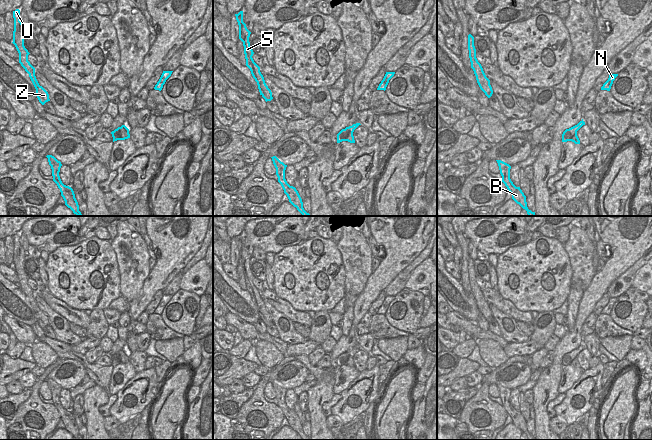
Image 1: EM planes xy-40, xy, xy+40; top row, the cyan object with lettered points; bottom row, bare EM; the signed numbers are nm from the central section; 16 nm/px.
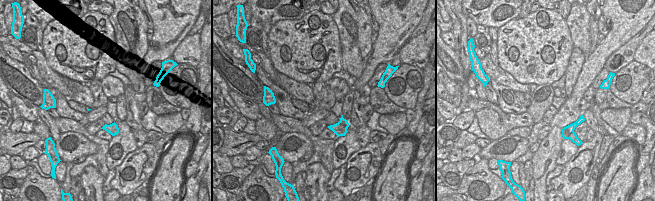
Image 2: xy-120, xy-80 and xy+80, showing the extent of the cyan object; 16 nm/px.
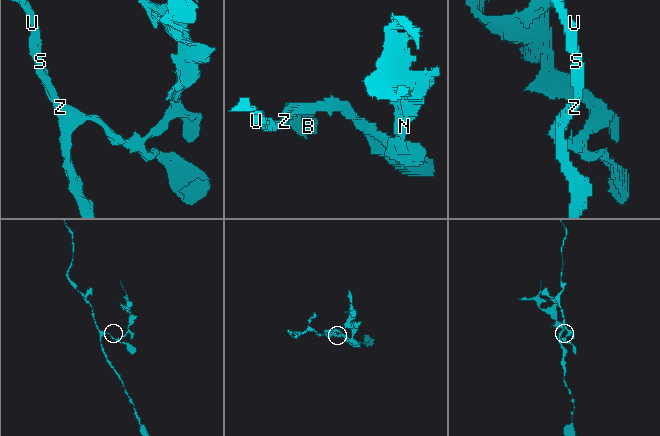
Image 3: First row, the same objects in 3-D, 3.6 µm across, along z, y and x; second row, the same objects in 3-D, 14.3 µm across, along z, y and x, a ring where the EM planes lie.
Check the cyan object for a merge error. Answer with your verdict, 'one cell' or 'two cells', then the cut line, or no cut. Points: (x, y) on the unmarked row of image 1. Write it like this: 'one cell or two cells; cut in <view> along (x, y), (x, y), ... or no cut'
two cells; cut in xy+40 along (579, 346), (580, 351)

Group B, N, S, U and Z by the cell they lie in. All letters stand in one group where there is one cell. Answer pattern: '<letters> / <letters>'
B S U Z / N

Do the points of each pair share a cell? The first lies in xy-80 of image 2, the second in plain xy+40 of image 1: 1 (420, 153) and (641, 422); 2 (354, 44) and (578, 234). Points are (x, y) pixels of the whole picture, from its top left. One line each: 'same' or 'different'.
1: different
2: same

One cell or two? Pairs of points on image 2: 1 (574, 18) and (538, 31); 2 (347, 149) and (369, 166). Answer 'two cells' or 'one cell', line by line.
1: two cells
2: two cells

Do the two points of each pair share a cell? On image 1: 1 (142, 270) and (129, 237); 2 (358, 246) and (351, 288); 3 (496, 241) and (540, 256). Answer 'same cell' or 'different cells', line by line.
1: same cell
2: same cell
3: different cells

